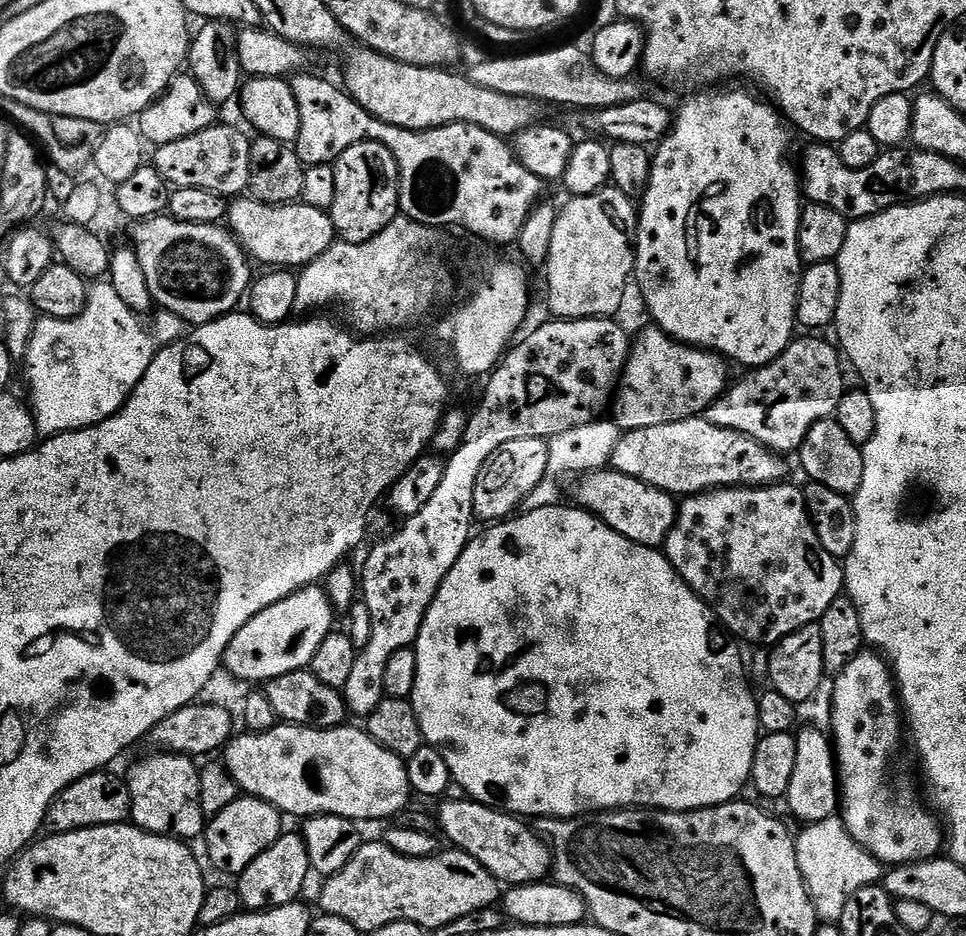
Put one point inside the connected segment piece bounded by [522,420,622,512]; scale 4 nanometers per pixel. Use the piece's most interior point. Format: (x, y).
(588, 448)

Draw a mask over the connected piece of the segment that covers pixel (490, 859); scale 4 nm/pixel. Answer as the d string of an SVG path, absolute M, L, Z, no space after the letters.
M471 798L445 799L438 816L438 828L444 831L453 849L470 854L495 880L508 886L534 884L549 875L552 857L547 845L523 819L499 808L488 808Z

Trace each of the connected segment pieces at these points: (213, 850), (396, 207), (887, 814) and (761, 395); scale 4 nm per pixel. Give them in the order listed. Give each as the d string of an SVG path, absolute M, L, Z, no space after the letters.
M241 795L226 810L222 810L217 816L207 821L202 843L208 847L208 860L220 872L232 878L239 877L241 872L262 854L262 850L270 850L274 842L282 834L280 828L282 814L272 804L264 800L257 800L255 796Z
M363 140L350 146L332 165L334 170L334 198L330 215L336 227L336 235L345 244L361 244L374 234L386 230L400 210L400 178L396 174L396 163L378 142Z
M861 650L845 668L835 673L833 680L836 681L832 684L830 740L834 745L834 763L838 769L839 819L844 821L854 842L861 844L881 865L913 864L916 860L933 859L939 853L936 851L942 848L942 828L936 825L937 817L925 807L922 800L920 805L919 798L906 785L900 784L895 788L891 774L884 772L900 744L900 728L902 732L902 716L898 711L894 676L885 657L872 650Z
M793 339L777 360L749 371L745 380L726 387L708 408L706 418L714 426L749 436L771 452L795 453L809 430L836 411L836 401L842 392L842 356L833 345L832 348L824 340Z

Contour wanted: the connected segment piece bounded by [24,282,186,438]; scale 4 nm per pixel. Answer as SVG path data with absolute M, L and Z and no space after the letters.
M96 282L88 289L88 300L83 310L74 318L37 319L36 325L32 328L32 337L28 340L28 365L24 368L24 376L28 379L29 390L32 391L32 421L36 423L37 433L41 437L58 436L62 432L77 432L101 424L128 401L128 395L138 386L150 362L156 357L158 346L181 339L186 328L183 320L169 312L160 310L157 313L151 332L150 329L144 328L143 322L136 317L137 313L122 302L122 298L118 298L111 282Z

